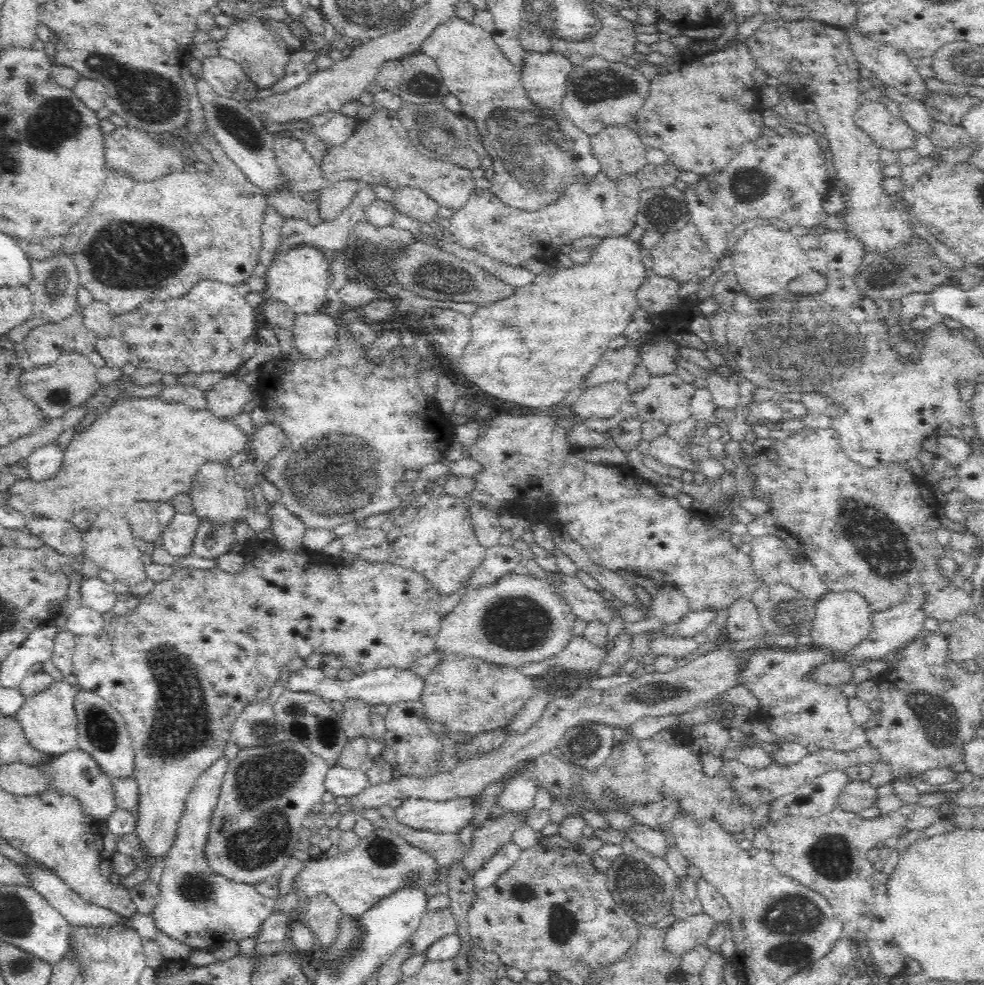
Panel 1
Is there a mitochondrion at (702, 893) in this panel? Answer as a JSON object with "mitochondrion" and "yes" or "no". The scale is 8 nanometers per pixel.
{"mitochondrion":"no"}

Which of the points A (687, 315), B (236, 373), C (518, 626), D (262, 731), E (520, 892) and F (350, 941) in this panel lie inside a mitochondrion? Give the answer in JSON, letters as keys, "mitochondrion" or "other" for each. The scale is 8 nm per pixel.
{"A":"other","B":"other","C":"mitochondrion","D":"mitochondrion","E":"mitochondrion","F":"mitochondrion"}

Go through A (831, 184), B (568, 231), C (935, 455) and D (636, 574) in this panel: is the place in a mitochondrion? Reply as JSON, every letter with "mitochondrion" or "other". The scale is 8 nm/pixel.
{"A":"other","B":"other","C":"other","D":"other"}

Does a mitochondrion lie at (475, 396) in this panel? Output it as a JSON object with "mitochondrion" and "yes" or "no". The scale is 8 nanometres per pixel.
{"mitochondrion":"no"}

